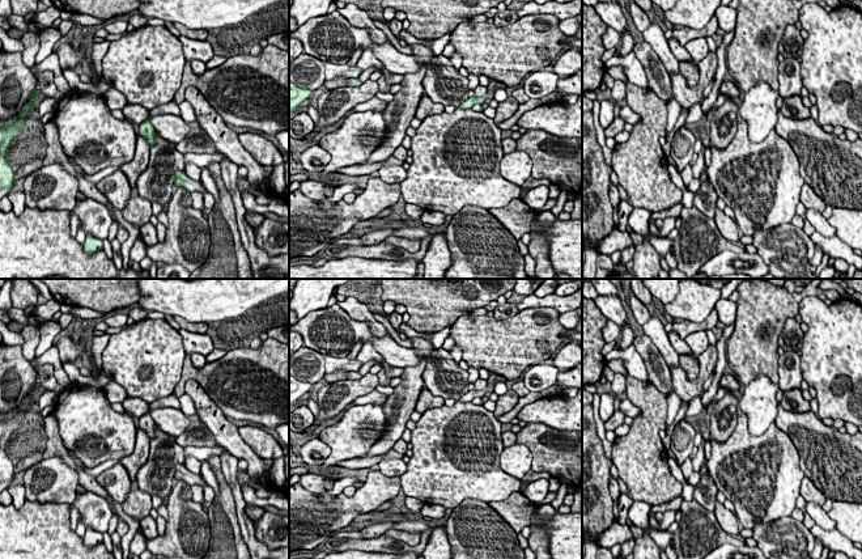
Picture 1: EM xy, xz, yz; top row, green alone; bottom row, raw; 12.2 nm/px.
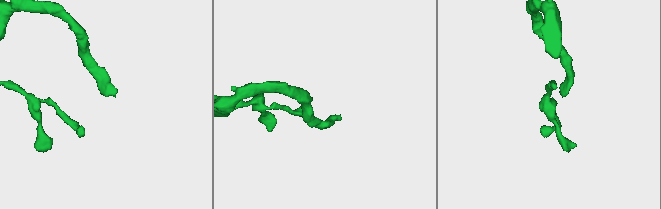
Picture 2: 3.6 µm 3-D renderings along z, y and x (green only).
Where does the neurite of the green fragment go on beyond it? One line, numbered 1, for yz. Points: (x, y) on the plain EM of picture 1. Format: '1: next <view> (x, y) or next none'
1: next yz (692, 479)

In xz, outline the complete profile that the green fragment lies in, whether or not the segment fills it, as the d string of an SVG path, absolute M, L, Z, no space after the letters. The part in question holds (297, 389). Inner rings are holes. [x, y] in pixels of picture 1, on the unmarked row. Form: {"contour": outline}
{"contour": "M289 374L289 405L296 403L301 397L310 391L313 384L298 381Z"}

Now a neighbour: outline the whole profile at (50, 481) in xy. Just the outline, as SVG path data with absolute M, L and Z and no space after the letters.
M61 457L42 460L25 471L25 499L39 503L67 503L76 499L78 473Z

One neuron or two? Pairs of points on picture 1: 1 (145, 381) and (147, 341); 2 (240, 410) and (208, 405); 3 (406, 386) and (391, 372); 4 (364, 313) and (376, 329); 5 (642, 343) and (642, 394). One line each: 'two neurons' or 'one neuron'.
1: one neuron
2: two neurons
3: two neurons
4: one neuron
5: two neurons

